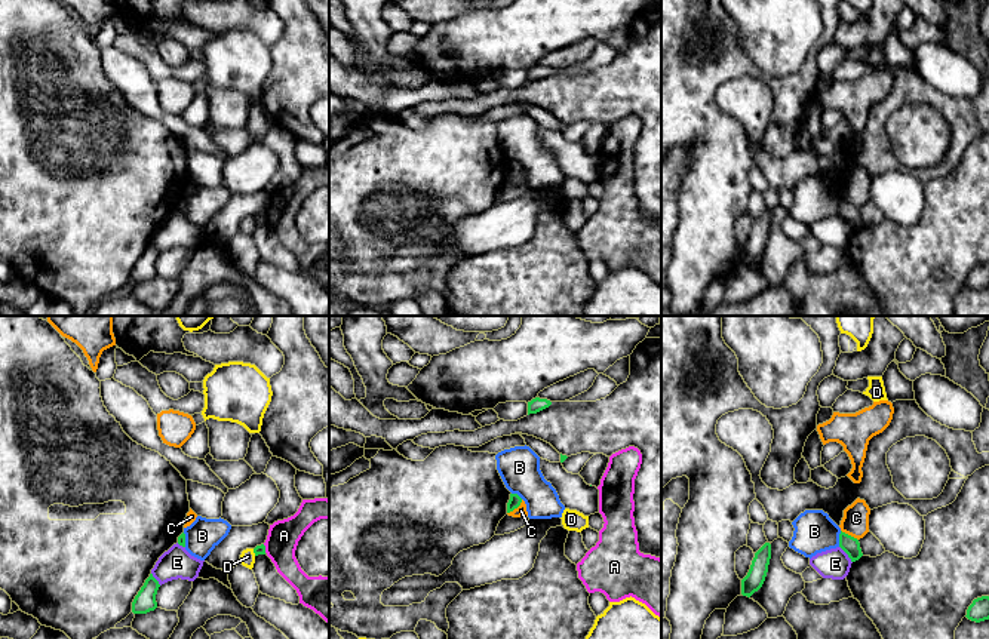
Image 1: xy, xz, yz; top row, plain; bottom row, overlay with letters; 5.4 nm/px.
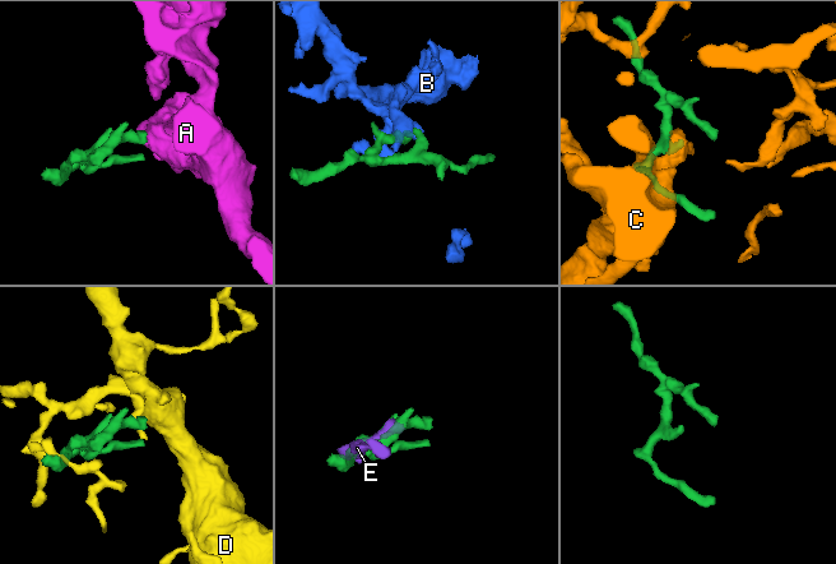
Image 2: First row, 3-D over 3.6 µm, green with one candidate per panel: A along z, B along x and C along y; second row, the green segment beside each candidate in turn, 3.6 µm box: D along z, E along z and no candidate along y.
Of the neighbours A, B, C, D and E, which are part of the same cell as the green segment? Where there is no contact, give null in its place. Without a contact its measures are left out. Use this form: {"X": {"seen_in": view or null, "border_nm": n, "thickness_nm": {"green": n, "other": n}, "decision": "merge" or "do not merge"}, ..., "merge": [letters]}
{"A": {"seen_in": "xy", "border_nm": 50, "thickness_nm": {"green": 50, "other": 170}, "decision": "do not merge"}, "B": {"seen_in": "yz", "border_nm": 90, "thickness_nm": {"green": 90, "other": 220}, "decision": "do not merge"}, "C": {"seen_in": "xz", "border_nm": 120, "thickness_nm": {"green": 70, "other": 60}, "decision": "do not merge"}, "D": {"seen_in": "xy", "border_nm": 40, "thickness_nm": {"green": 50, "other": 80}, "decision": "do not merge"}, "E": {"seen_in": "yz", "border_nm": 120, "thickness_nm": {"green": 90, "other": 160}, "decision": "do not merge"}, "merge": []}

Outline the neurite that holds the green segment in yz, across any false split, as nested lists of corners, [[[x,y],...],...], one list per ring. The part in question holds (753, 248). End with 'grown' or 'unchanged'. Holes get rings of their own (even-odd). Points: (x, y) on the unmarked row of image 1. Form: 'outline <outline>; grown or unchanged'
outline [[[765,211],[756,221],[752,228],[747,243],[741,248],[741,262],[750,265],[758,259],[767,245],[768,233],[771,227],[771,212]]]; unchanged

